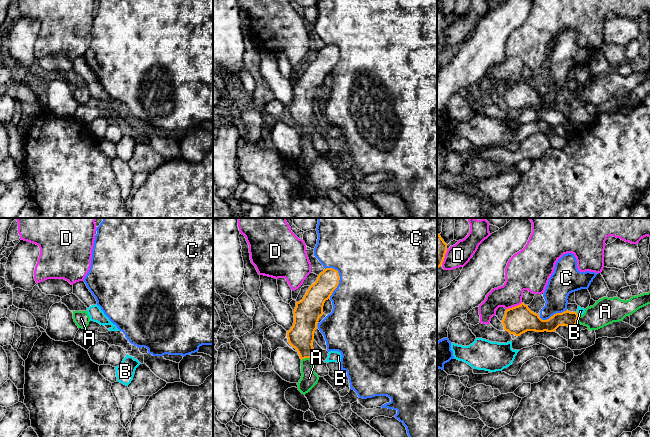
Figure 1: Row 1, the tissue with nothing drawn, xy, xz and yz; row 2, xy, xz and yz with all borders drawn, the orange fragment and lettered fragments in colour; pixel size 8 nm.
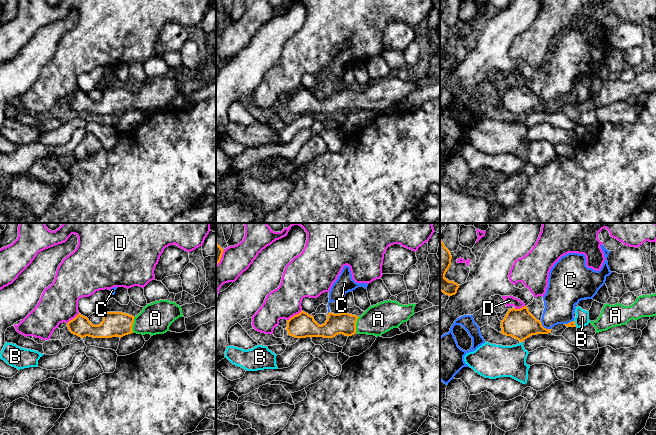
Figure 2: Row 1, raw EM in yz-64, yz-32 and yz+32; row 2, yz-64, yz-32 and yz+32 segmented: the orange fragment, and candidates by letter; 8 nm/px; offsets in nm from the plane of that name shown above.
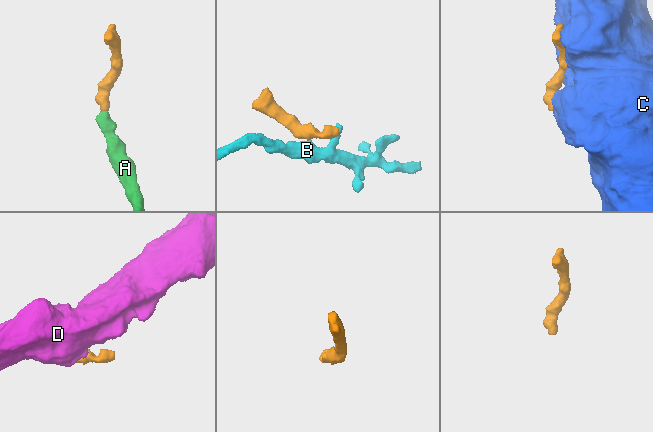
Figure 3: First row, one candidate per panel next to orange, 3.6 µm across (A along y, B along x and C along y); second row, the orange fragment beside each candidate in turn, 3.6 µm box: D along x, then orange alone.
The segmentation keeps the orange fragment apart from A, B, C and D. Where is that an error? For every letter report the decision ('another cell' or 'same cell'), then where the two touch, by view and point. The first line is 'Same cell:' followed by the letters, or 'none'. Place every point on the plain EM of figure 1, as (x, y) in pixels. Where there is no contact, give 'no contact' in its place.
Same cell: A
A: same cell | xz (305, 133)
B: another cell | yz (576, 89)
C: another cell | xz (339, 55)
D: another cell | yz (513, 83)

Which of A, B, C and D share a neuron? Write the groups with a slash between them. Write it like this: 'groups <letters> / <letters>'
groups A / B / C / D

